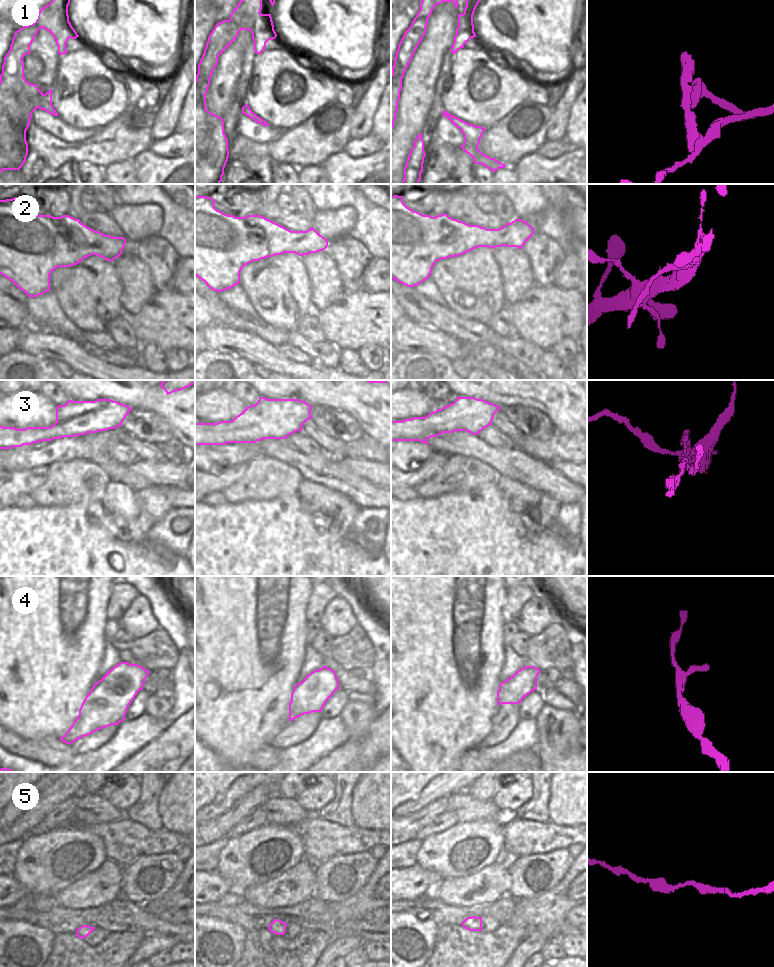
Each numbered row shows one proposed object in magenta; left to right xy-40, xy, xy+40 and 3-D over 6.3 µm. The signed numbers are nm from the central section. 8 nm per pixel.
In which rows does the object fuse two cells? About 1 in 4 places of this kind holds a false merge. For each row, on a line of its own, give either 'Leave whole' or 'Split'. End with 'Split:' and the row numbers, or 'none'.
1: Leave whole
2: Leave whole
3: Split
4: Leave whole
5: Leave whole
Split: 3.

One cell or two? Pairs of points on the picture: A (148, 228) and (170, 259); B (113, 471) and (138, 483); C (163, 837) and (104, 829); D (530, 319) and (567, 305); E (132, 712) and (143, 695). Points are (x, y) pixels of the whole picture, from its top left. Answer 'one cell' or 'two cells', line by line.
A: two cells
B: one cell
C: one cell
D: one cell
E: one cell

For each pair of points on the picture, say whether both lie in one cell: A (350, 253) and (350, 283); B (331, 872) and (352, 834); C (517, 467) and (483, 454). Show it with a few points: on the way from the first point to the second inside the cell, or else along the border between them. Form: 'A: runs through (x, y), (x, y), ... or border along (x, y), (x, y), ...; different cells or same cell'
A: runs through (350, 260), (350, 276); same cell
B: border along (364, 851), (350, 854), (335, 854), (319, 863); different cells
C: runs through (509, 462), (491, 456); same cell

